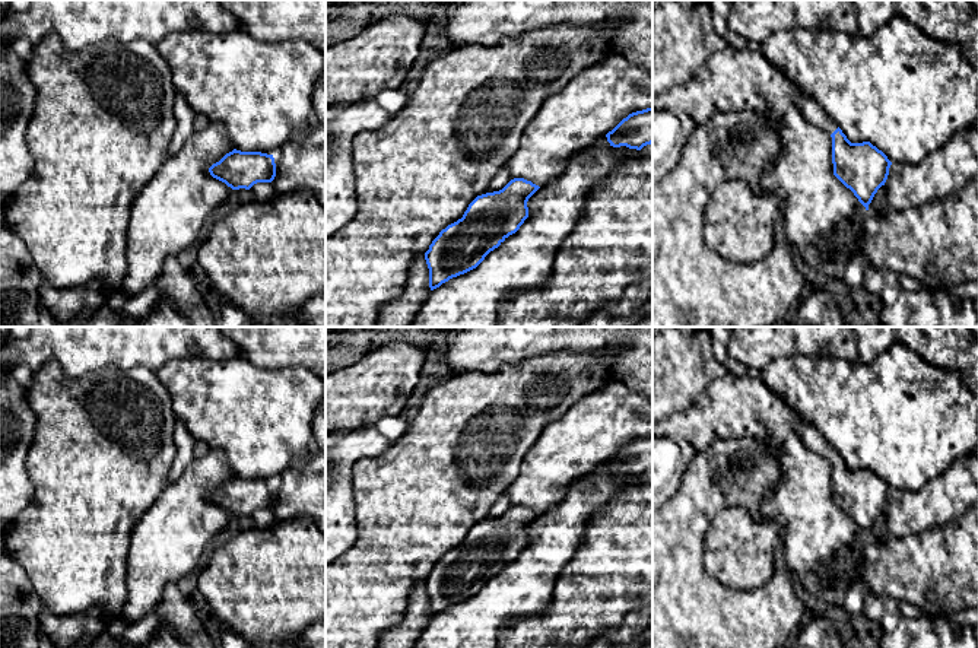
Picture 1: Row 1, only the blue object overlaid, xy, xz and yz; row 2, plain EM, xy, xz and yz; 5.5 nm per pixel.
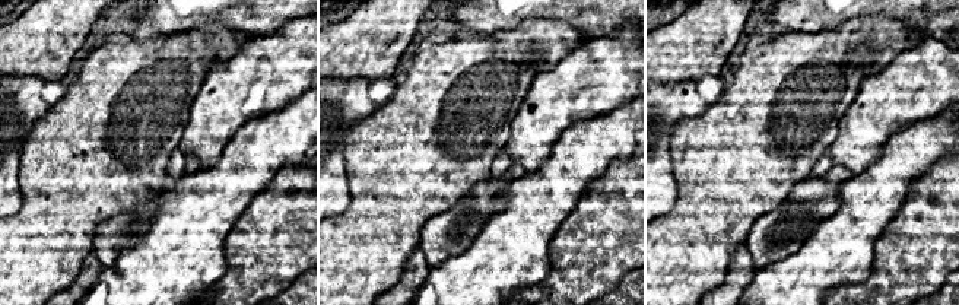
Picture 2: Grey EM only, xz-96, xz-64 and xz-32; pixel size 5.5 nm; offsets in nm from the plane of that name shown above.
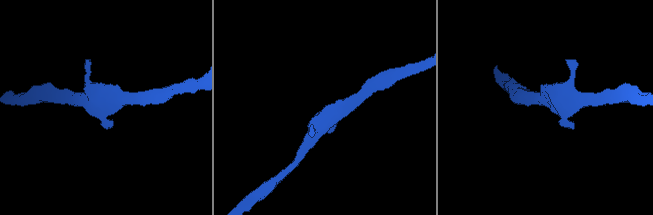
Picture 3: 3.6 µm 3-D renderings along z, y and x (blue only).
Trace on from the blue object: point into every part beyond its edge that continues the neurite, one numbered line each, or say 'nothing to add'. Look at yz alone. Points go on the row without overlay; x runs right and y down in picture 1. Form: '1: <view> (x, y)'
1: yz (812, 438)

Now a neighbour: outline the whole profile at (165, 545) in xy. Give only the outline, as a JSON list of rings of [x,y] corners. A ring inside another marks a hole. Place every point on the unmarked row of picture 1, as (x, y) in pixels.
[[[219,450],[193,460],[182,474],[143,514],[130,536],[127,553],[127,601],[120,619],[127,623],[142,620],[161,601],[171,584],[178,584],[197,572],[199,559],[209,541],[229,527],[231,514],[213,505],[209,495],[219,489],[234,473]]]

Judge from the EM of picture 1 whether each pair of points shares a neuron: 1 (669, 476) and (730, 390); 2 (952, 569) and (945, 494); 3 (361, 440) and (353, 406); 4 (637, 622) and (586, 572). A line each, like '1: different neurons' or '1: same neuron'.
1: different neurons
2: different neurons
3: different neurons
4: different neurons

